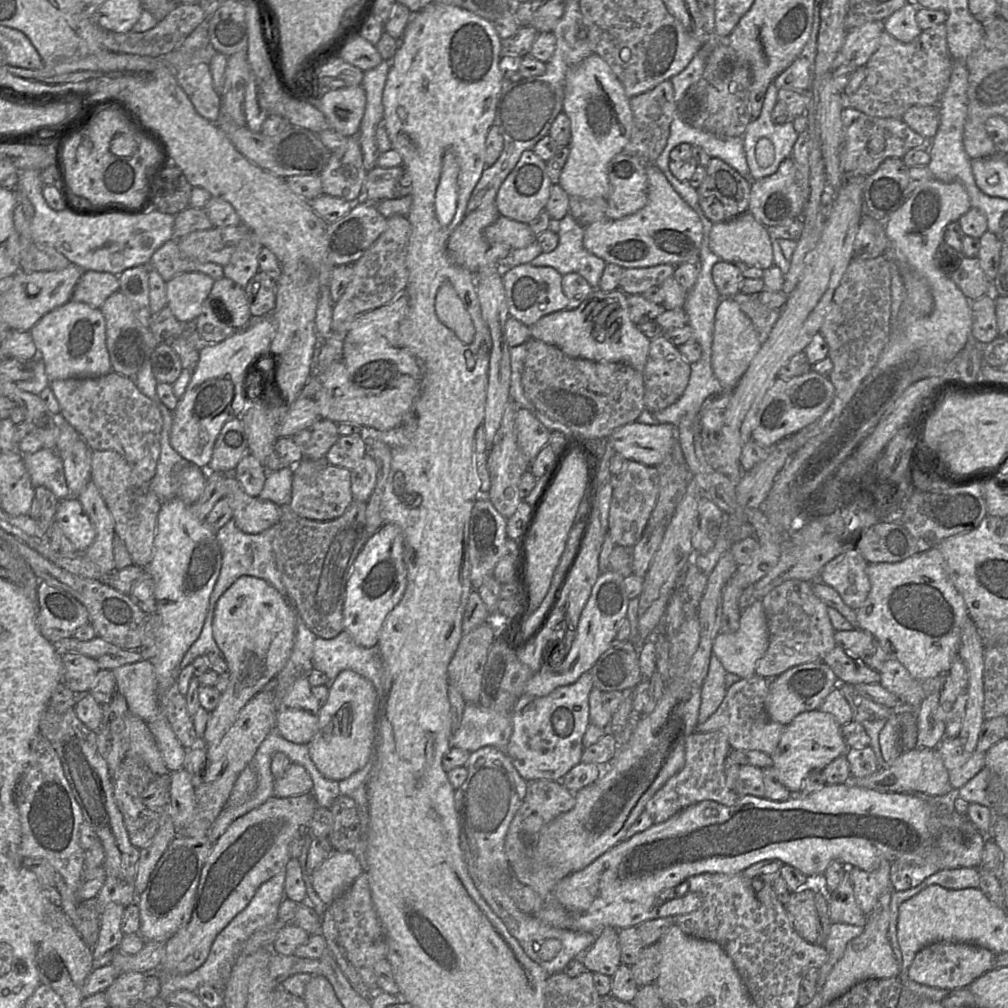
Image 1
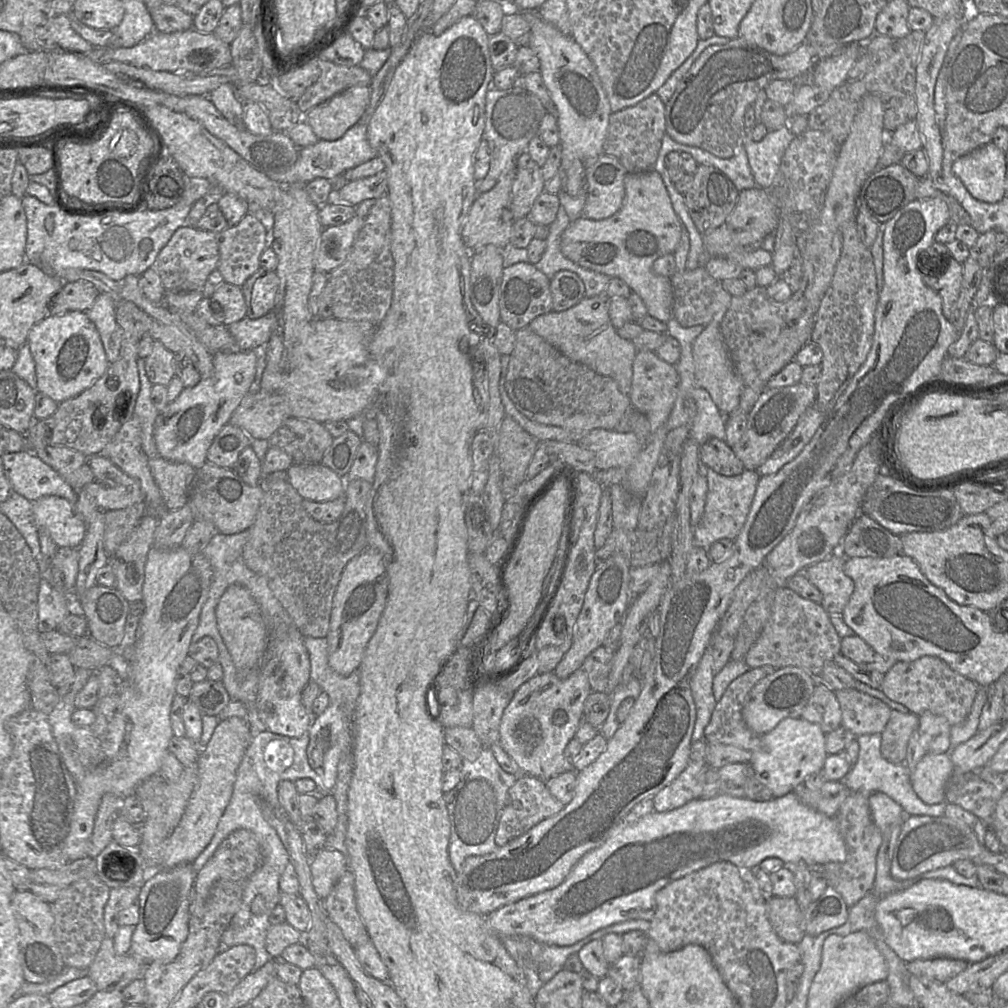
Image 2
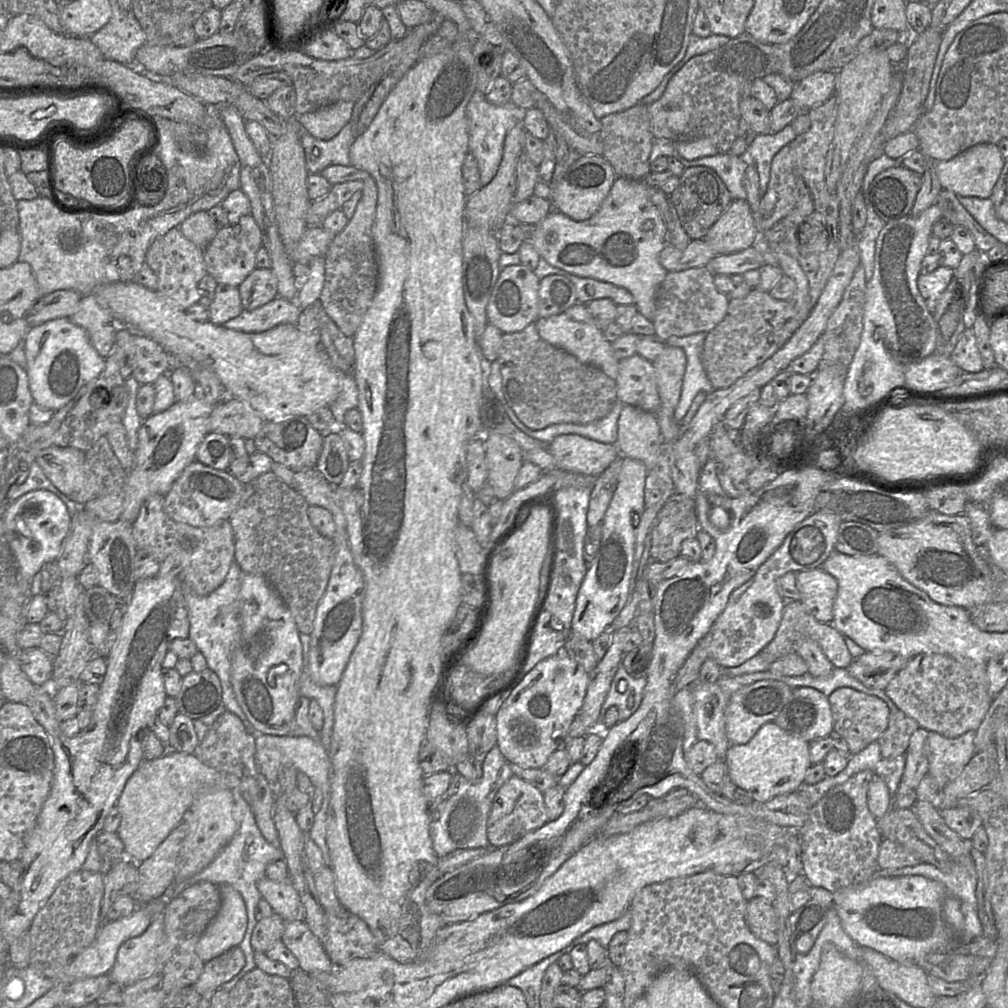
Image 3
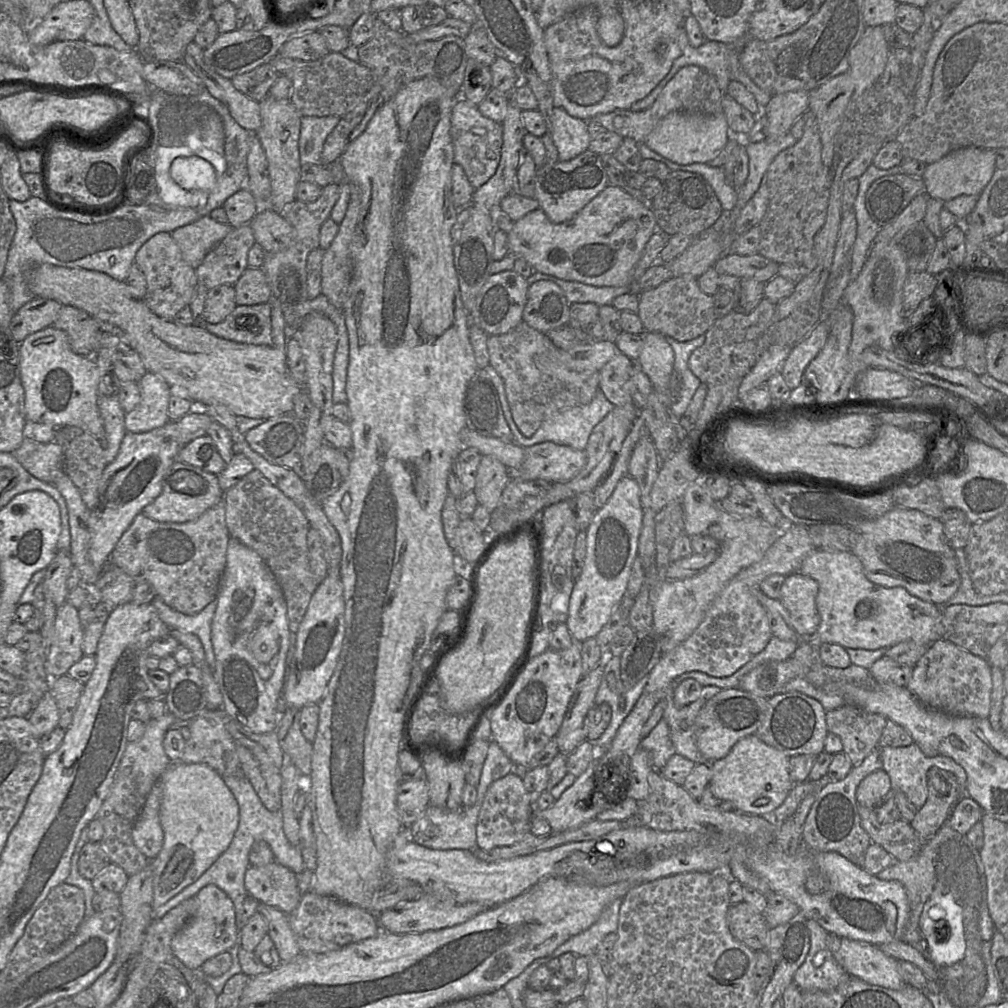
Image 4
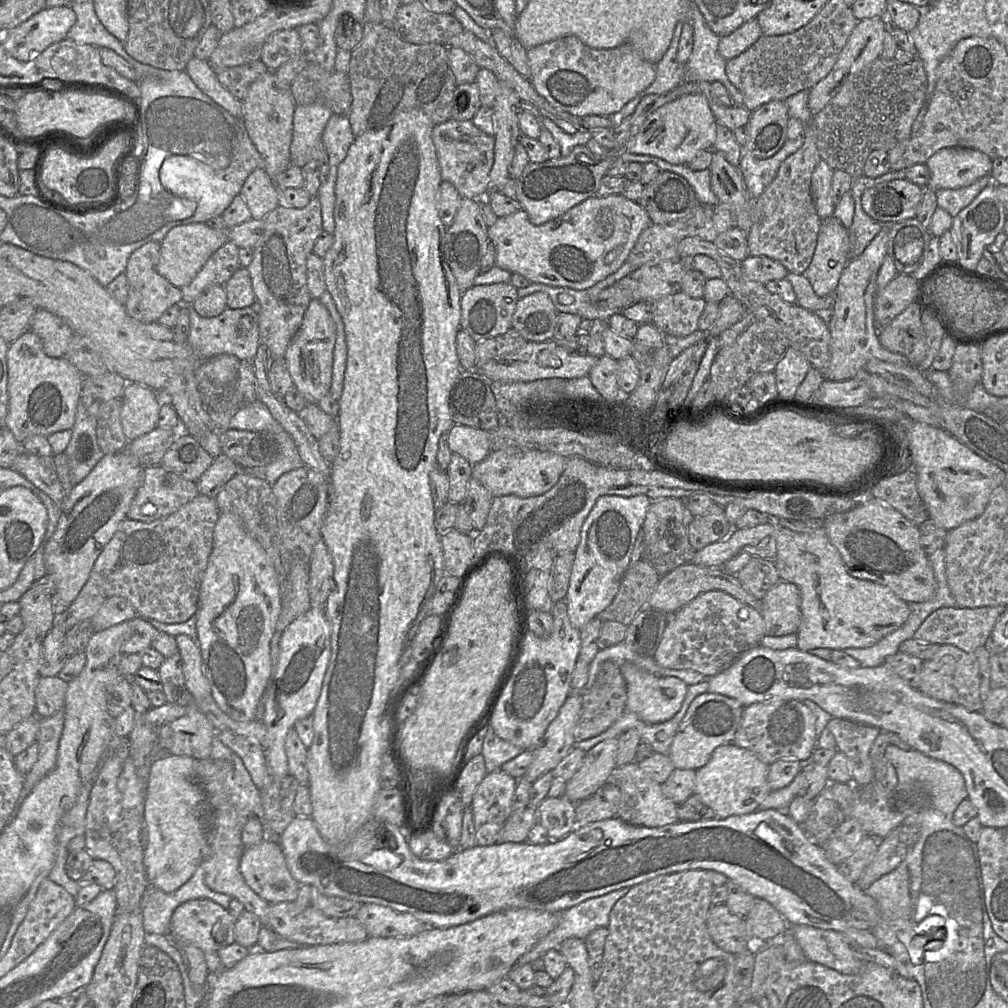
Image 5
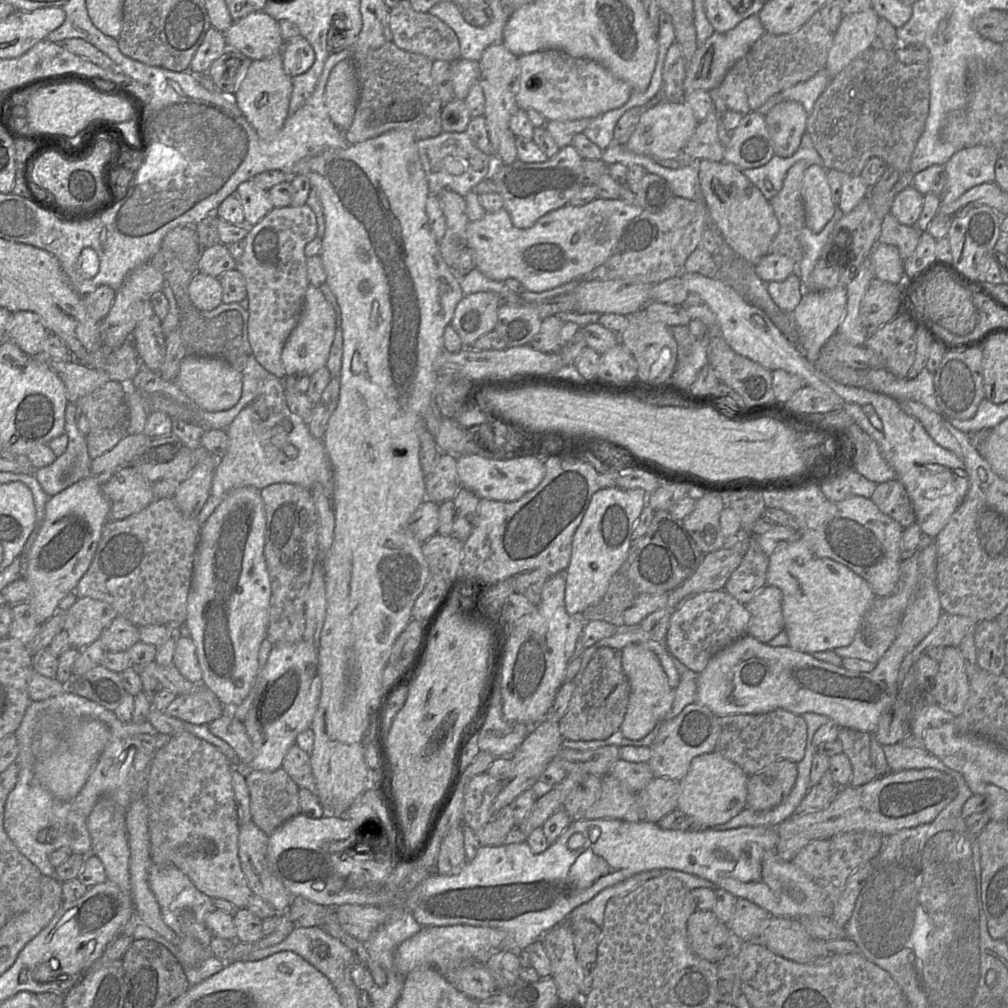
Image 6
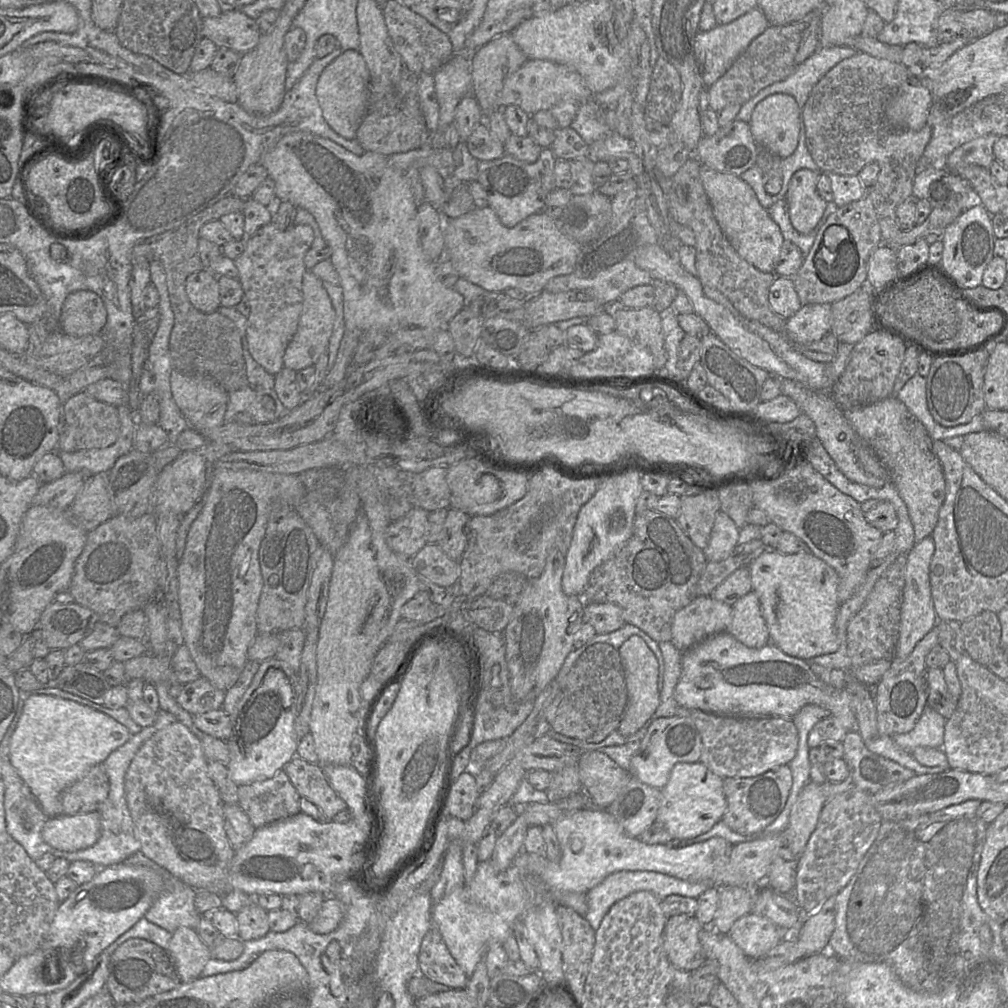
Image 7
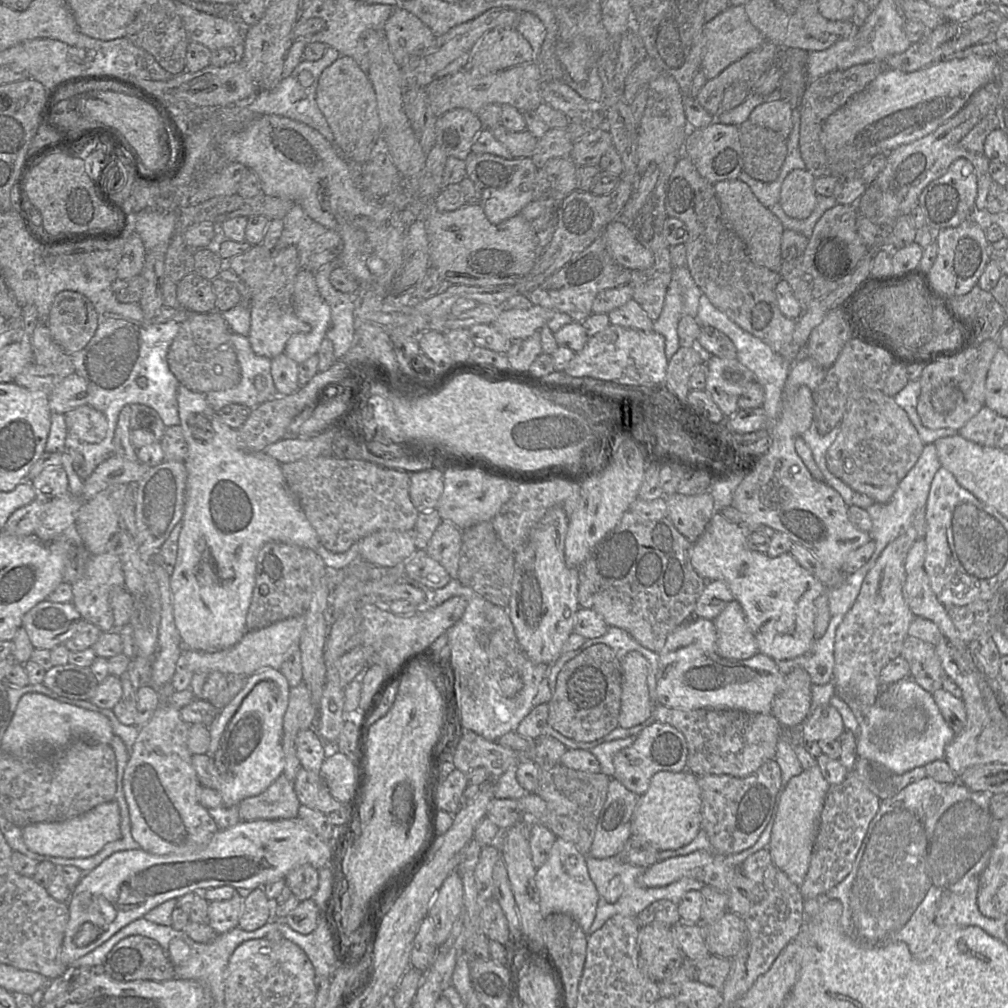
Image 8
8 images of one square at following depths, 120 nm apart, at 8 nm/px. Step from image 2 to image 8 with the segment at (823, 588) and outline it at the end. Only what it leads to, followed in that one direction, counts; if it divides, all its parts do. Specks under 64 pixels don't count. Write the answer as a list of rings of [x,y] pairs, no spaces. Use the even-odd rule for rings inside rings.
[[[737,600],[731,601],[713,623],[717,632],[717,650],[721,657],[744,660],[758,652],[756,639]]]

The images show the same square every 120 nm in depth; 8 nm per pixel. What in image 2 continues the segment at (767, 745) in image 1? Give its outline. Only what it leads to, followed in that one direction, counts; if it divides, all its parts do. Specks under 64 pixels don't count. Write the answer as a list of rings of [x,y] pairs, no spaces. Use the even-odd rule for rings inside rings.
[[[753,668],[730,683],[704,729],[708,743],[733,745],[750,752],[760,747],[761,735],[749,729],[742,710],[751,689],[765,676],[764,668]]]

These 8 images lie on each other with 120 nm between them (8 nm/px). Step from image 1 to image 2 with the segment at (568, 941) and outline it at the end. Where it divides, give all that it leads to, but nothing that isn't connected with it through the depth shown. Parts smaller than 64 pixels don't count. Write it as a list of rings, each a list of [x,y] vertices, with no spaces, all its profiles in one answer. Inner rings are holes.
[[[483,747],[475,761],[464,760],[460,767],[461,778],[457,786],[444,794],[450,819],[449,858],[458,871],[466,858],[482,856],[497,849],[495,836],[508,791],[517,776],[502,769],[489,747]],[[632,919],[624,922],[616,923],[605,928],[602,928],[584,939],[569,945],[569,946],[558,946],[558,945],[546,945],[525,936],[510,936],[503,937],[504,945],[510,955],[518,962],[523,968],[526,984],[533,997],[535,997],[540,988],[548,982],[557,972],[564,969],[564,964],[567,958],[574,953],[578,953],[579,950],[588,942],[592,940],[598,940],[610,933],[624,934],[631,930],[641,930],[647,932],[650,927],[650,922],[642,919]]]

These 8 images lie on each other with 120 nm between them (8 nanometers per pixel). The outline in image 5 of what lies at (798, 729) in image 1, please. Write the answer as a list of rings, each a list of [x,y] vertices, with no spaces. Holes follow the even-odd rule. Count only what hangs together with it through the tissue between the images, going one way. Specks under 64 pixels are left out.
[[[727,743],[717,747],[708,763],[696,770],[694,794],[714,811],[715,818],[750,814],[758,810],[772,792],[767,781],[768,771],[769,765],[753,752],[734,743]]]

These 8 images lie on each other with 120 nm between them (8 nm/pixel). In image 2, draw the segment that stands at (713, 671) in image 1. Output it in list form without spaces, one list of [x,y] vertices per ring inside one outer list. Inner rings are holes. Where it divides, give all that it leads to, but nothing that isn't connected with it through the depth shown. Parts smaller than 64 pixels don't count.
[[[710,645],[705,649],[698,667],[691,679],[690,687],[696,706],[696,721],[691,741],[704,739],[704,729],[710,721],[712,712],[717,704],[713,694],[713,648]]]

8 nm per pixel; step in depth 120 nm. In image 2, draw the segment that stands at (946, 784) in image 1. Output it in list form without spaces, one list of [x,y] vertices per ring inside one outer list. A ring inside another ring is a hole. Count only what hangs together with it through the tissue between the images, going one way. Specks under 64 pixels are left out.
[[[927,752],[910,774],[912,788],[924,803],[941,803],[945,801],[946,784],[953,770],[949,754]],[[825,781],[816,790],[799,784],[793,791],[803,804],[827,816],[835,816],[840,805],[852,794],[842,781]]]

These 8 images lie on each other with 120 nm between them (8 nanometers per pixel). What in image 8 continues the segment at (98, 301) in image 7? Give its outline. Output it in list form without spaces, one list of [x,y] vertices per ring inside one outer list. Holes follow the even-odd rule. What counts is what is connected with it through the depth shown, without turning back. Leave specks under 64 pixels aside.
[[[64,290],[51,304],[47,326],[54,341],[72,355],[82,350],[94,336],[98,315],[85,295]]]

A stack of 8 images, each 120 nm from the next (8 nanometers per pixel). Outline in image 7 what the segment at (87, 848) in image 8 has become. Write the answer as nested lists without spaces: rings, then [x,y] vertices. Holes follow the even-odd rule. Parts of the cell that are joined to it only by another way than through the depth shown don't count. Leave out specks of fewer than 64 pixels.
[[[98,812],[83,815],[50,817],[42,830],[43,840],[51,847],[74,852],[94,845],[100,835],[101,817]]]

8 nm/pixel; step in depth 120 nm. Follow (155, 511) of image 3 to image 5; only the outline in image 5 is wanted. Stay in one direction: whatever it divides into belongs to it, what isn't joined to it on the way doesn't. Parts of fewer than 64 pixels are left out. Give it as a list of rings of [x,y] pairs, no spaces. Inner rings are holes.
[[[199,493],[176,512],[158,520],[143,522],[125,518],[97,558],[88,581],[91,581],[106,598],[127,599],[141,618],[167,624],[189,621],[198,610],[202,576],[213,549],[214,528],[219,515],[216,497]]]

